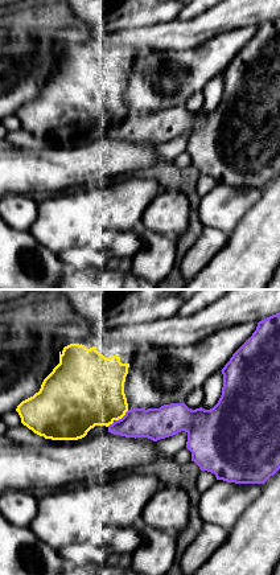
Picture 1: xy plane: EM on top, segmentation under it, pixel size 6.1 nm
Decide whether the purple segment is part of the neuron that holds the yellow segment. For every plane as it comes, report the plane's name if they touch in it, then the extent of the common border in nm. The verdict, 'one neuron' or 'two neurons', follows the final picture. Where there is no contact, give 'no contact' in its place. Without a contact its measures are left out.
xy | 170 nm

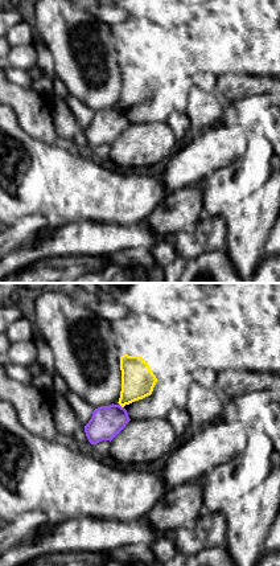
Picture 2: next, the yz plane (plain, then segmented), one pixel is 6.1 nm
yz | 40 nm

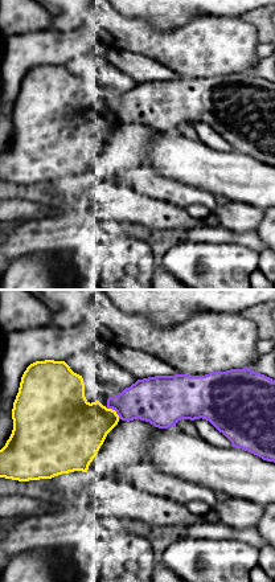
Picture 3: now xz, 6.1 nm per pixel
xz | 110 nm

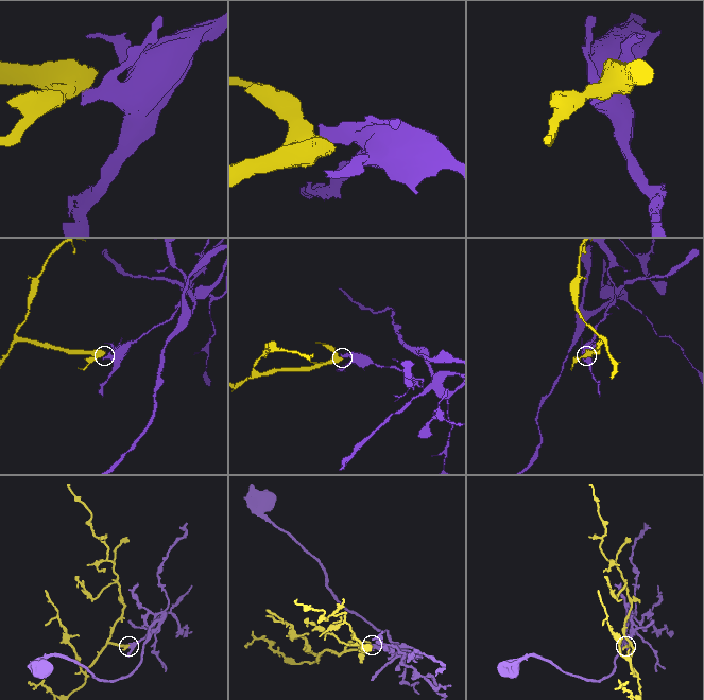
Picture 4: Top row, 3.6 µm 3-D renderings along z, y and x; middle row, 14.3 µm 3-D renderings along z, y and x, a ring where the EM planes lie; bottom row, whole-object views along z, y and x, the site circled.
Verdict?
two neurons

